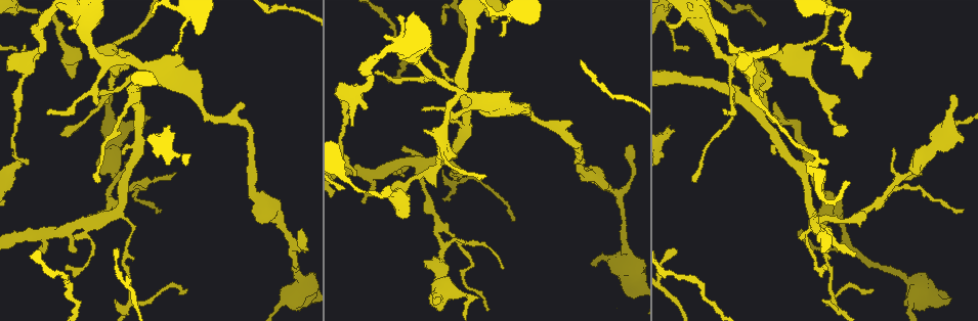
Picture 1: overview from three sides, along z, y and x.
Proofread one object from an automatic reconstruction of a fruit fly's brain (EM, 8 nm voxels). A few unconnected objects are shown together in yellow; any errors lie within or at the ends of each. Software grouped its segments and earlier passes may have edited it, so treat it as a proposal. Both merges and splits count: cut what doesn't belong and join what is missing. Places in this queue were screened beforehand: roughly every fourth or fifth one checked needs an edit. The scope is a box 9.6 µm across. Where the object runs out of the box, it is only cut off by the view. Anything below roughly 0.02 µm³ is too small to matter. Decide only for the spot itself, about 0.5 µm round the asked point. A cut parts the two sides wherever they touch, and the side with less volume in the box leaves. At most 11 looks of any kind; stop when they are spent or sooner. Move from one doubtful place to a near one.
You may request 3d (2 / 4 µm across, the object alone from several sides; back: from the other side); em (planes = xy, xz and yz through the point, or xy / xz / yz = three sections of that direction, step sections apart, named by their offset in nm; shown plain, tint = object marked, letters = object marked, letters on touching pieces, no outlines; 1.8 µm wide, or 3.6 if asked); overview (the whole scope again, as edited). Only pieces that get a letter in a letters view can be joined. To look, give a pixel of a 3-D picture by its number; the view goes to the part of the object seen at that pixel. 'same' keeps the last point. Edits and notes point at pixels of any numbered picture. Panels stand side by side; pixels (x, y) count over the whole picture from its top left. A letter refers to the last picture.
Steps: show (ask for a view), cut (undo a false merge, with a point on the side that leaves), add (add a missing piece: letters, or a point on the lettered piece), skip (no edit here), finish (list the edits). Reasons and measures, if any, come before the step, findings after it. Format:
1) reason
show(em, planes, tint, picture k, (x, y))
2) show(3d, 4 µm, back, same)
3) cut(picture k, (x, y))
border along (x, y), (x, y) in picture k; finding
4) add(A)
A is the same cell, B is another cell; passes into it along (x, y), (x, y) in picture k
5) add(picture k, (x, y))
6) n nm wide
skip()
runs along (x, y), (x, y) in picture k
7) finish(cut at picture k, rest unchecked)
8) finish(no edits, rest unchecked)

four arms meet
show(em, planes, plain, picture 1, (94, 217))

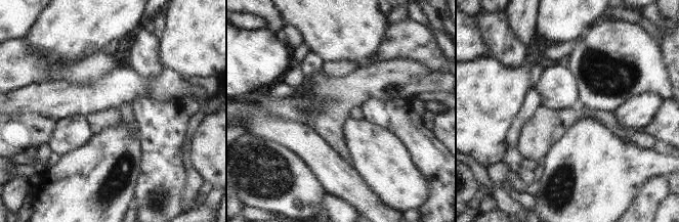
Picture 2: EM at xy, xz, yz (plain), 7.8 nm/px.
show(em, planes, letters, same)

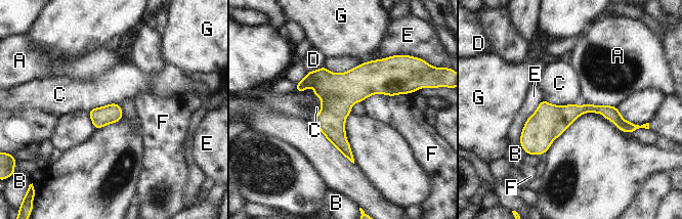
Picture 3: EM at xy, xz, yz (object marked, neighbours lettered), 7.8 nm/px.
skip()
A, B, C, D, E, F and G are other cells; border along (543, 98), (555, 104), (572, 103) in picture 3; one neuron here

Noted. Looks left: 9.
sharp bend
show(3d, 4 µm, picture 1, (816, 161))

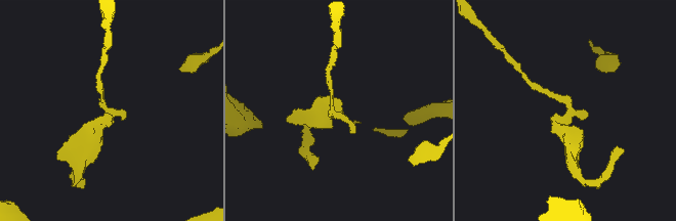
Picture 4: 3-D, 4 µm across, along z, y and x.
now the EM
show(em, yz, step 8, tint, picture 4, (108, 118))

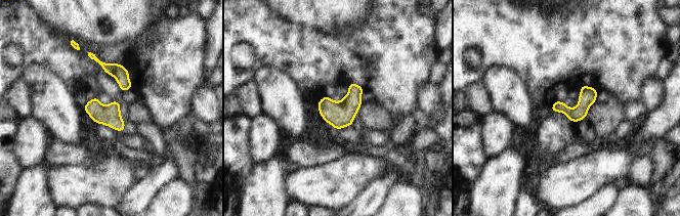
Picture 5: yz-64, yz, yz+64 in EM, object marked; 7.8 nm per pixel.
show(em, planes, letters, same)

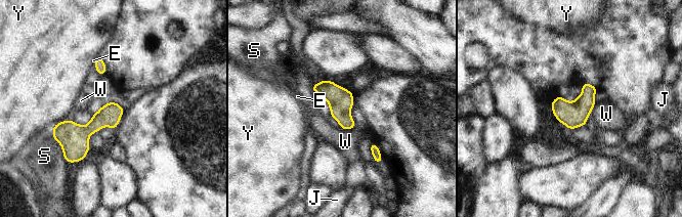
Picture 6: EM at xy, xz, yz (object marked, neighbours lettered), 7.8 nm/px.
180 nm wide
skip()
E, J, S, W and Y are other cells; border along (340, 127), (345, 129), (355, 128) in picture 6; one neuron here

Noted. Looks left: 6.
thick turns thin
show(3d, 4 µm, picture 1, (278, 217))

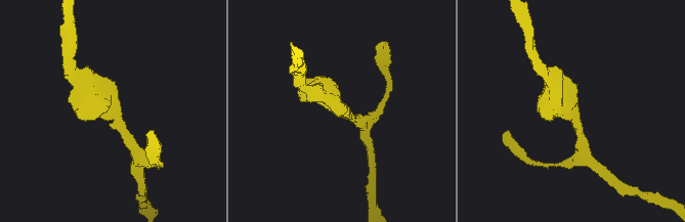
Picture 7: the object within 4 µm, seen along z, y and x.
show(em, 3.6 µm, planes, plain, picture 7, (566, 108))

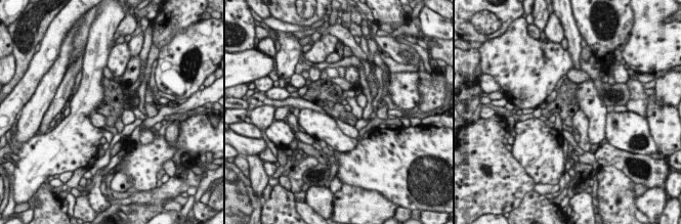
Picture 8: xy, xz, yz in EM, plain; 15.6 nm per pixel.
what lies round it
show(em, 3.6 µm, planes, letters, same)

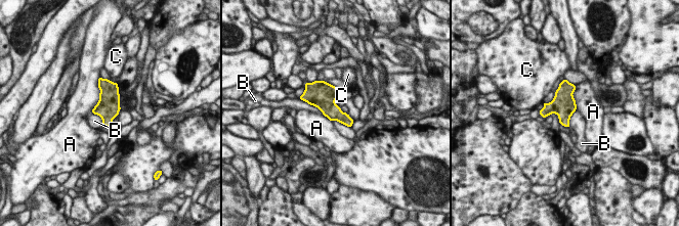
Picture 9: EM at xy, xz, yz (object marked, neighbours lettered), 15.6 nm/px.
skip()
A, B and C are other cells; border along (303, 100), (315, 106), (324, 115) in picture 9; continuous, no second neuron

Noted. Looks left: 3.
thick turns thin
show(em, planes, letters, picture 1, (398, 202))

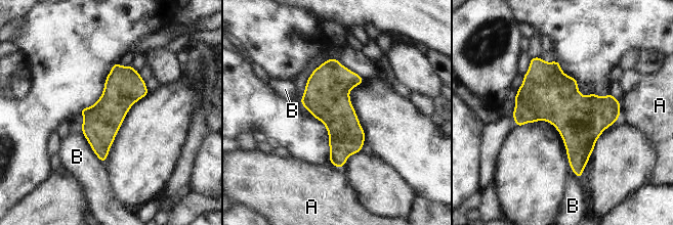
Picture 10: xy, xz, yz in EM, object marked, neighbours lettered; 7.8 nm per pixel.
skip()
A and B are other cells; border along (81, 133), (92, 151), (102, 163) in picture 10; one neuron here

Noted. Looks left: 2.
finish(no edits, rest unchecked)

